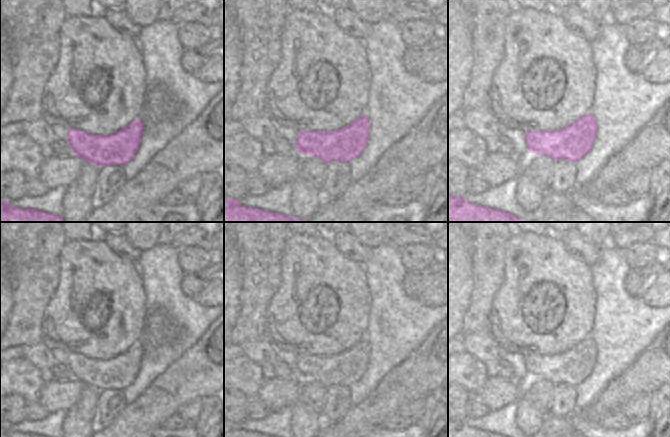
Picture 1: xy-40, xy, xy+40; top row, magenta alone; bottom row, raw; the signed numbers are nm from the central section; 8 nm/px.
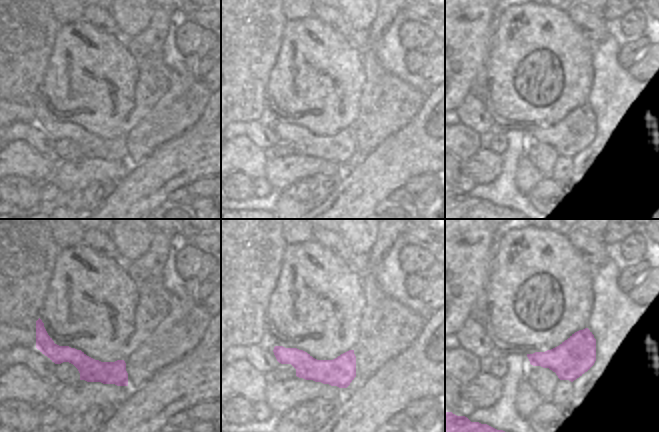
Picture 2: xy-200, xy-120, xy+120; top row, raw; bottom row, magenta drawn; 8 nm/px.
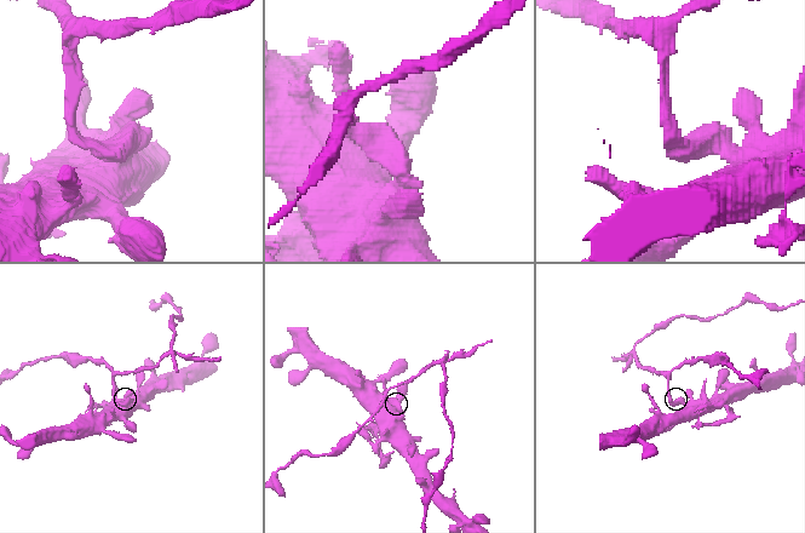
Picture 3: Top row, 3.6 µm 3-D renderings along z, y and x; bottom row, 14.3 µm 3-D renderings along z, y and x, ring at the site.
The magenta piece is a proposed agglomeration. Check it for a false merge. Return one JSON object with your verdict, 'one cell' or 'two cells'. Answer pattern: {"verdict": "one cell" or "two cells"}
{"verdict": "two cells"}

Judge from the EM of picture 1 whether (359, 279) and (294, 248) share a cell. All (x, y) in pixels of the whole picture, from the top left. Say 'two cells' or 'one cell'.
one cell

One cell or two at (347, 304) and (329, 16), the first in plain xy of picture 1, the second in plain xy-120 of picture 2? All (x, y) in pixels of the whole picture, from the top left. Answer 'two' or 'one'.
two

